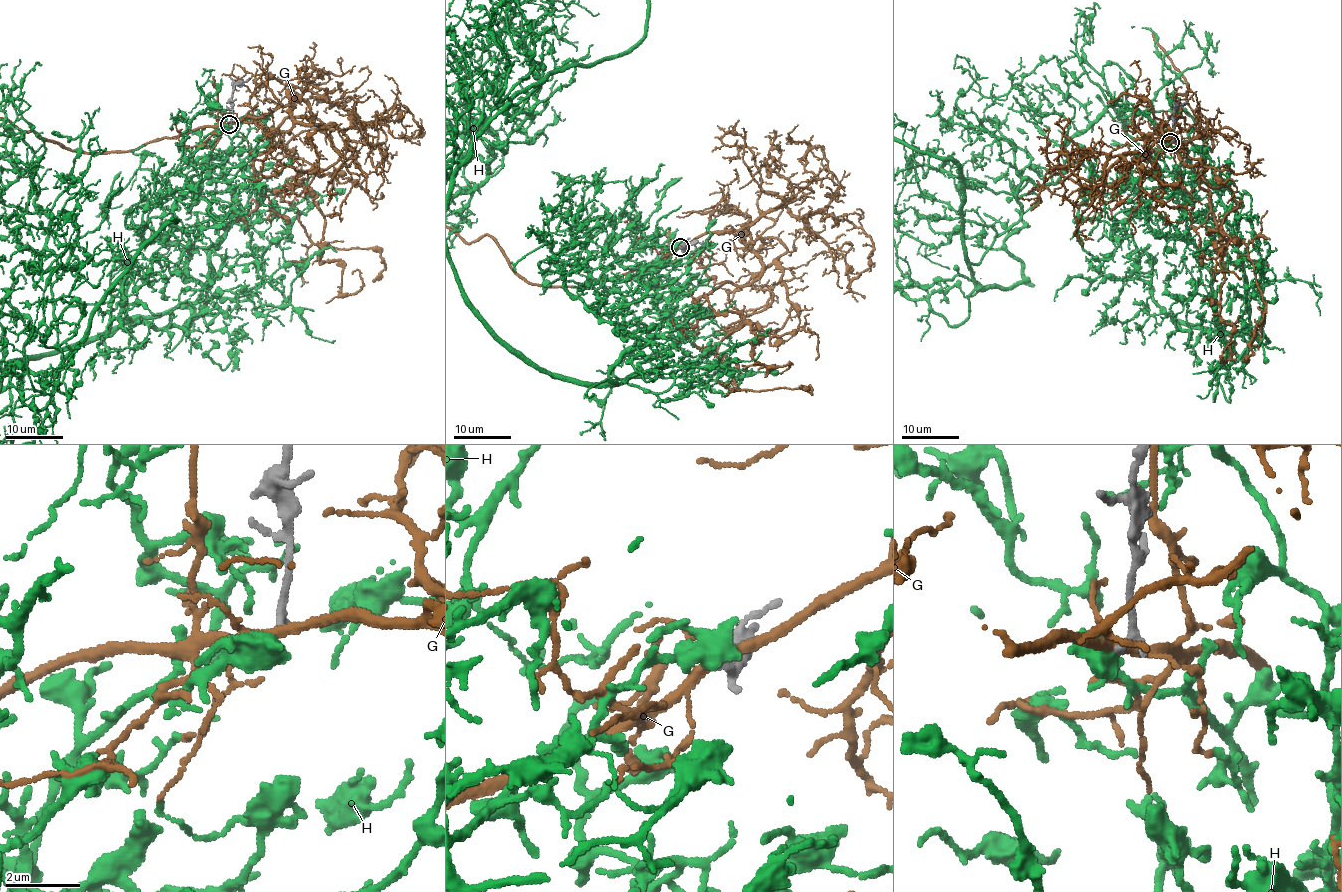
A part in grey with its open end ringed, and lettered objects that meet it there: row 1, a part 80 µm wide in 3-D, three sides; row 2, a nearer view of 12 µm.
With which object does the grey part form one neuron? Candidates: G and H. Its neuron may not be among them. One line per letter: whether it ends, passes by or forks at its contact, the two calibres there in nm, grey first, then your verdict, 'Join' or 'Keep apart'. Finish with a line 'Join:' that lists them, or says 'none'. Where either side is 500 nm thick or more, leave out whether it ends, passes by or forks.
G: It forks there. Thickness 240 nm (grey) against 240 nm. Keep apart
H: It forks there. Thickness 240 nm (grey) against 400 nm. Join
Join: H

